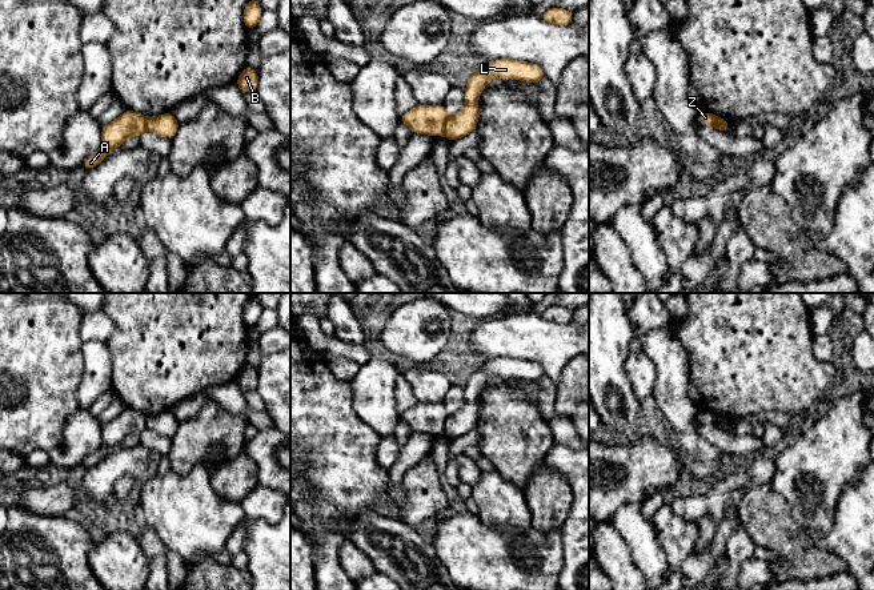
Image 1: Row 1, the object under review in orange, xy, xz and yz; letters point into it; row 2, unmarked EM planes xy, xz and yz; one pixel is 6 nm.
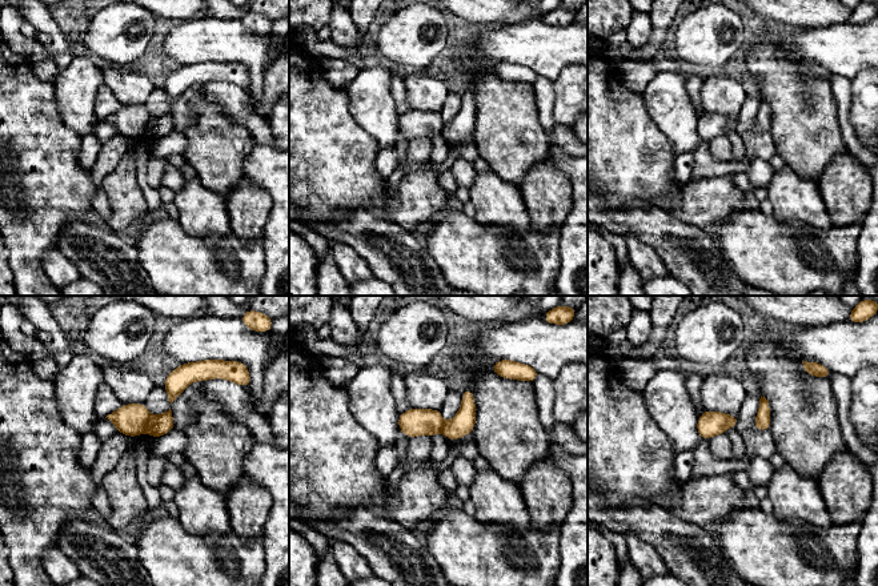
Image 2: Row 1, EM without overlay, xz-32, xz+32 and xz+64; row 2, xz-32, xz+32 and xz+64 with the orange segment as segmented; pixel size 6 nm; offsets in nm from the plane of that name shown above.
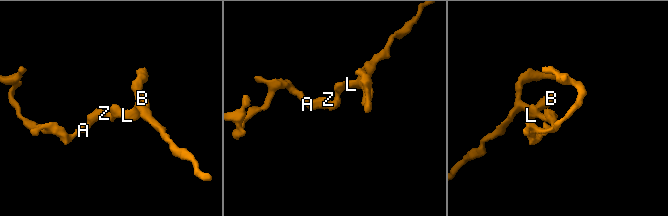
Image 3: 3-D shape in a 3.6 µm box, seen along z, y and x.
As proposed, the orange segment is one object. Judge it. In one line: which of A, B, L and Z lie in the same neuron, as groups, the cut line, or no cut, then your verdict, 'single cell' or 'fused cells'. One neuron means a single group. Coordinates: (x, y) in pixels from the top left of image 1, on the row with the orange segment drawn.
groups A Z / B L; cut xz (449, 117), (442, 133); fused cells

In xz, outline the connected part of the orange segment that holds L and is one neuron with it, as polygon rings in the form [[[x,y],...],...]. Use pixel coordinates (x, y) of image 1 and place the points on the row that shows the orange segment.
[[[498,59],[488,61],[480,67],[468,80],[465,87],[465,107],[450,116],[444,128],[444,135],[449,141],[461,139],[477,129],[478,107],[481,92],[492,79],[521,80],[537,84],[546,76],[542,68],[534,63],[518,61],[513,59]]]

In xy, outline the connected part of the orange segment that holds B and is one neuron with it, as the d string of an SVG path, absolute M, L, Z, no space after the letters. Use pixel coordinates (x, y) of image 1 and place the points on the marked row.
M246 65L237 77L236 84L241 92L256 92L258 87L257 69Z

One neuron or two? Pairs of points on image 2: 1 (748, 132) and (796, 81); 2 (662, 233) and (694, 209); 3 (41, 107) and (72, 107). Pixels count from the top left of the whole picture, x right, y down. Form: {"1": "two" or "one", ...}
{"1": "two", "2": "two", "3": "two"}

